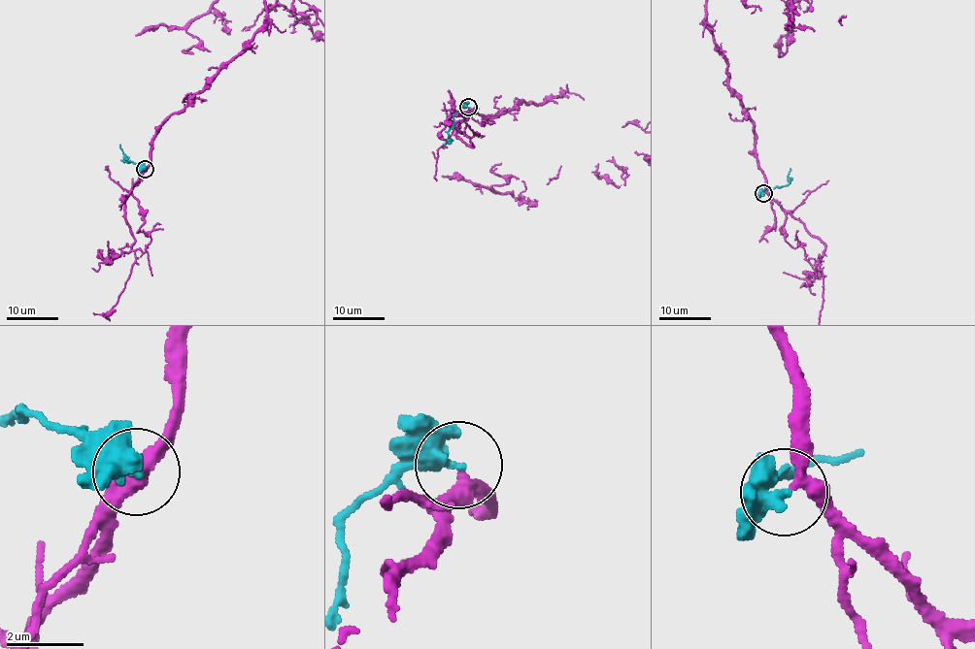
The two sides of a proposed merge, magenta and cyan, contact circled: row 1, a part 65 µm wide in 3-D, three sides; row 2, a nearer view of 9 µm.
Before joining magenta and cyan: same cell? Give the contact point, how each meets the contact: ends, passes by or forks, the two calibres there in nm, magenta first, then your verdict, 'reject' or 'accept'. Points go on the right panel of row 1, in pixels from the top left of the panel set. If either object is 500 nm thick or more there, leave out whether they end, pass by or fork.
at (763, 193); magenta passes by; cyan ends there; 340 nm thick on the magenta side, 340 nm on the other; accept

